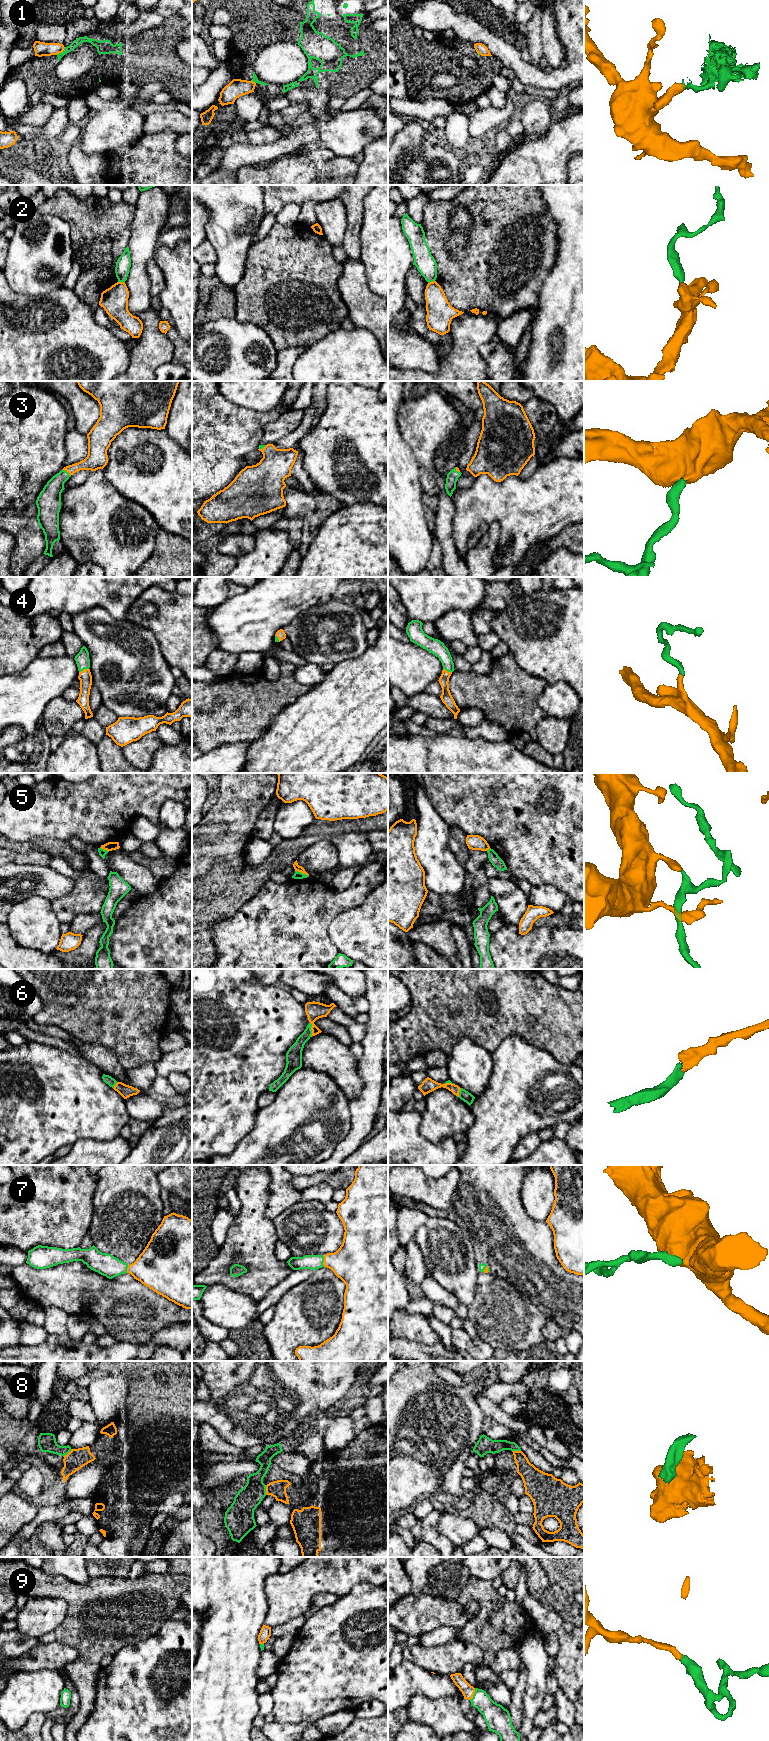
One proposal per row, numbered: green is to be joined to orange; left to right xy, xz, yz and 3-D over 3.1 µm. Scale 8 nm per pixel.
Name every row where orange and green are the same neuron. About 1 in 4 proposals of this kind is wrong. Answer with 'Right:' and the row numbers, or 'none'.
Right: 3, 4, 6, 7, 9

